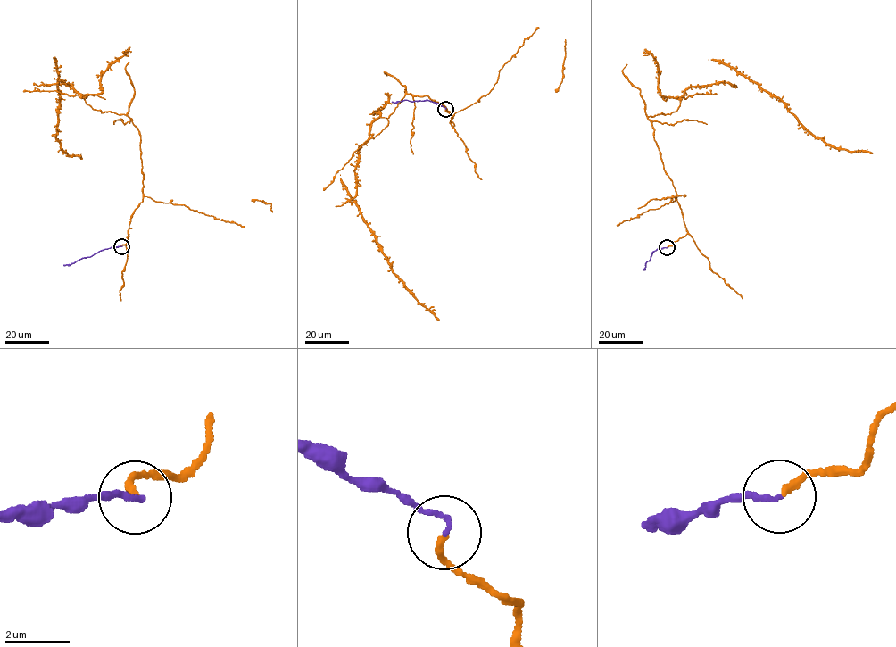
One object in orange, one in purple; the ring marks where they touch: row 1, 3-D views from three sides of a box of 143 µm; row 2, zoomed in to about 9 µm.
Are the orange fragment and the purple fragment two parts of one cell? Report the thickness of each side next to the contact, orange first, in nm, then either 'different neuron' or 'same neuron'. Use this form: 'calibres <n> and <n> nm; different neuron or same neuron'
calibres 240 and 130 nm; same neuron

